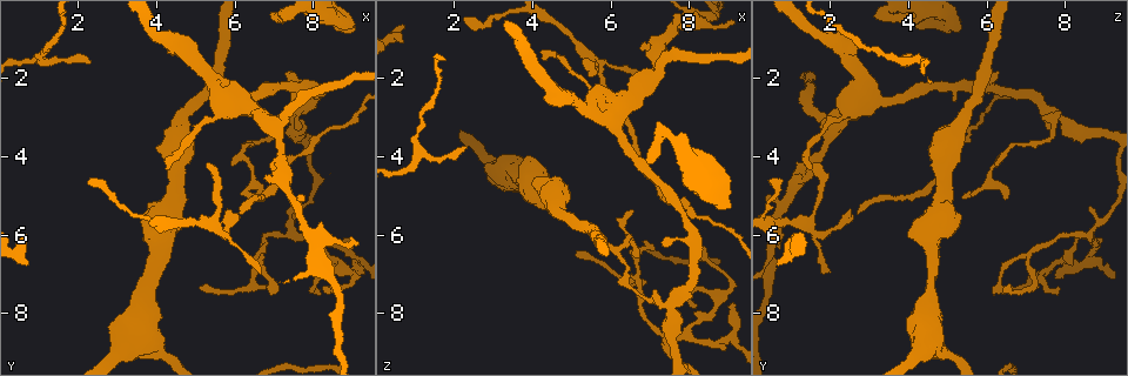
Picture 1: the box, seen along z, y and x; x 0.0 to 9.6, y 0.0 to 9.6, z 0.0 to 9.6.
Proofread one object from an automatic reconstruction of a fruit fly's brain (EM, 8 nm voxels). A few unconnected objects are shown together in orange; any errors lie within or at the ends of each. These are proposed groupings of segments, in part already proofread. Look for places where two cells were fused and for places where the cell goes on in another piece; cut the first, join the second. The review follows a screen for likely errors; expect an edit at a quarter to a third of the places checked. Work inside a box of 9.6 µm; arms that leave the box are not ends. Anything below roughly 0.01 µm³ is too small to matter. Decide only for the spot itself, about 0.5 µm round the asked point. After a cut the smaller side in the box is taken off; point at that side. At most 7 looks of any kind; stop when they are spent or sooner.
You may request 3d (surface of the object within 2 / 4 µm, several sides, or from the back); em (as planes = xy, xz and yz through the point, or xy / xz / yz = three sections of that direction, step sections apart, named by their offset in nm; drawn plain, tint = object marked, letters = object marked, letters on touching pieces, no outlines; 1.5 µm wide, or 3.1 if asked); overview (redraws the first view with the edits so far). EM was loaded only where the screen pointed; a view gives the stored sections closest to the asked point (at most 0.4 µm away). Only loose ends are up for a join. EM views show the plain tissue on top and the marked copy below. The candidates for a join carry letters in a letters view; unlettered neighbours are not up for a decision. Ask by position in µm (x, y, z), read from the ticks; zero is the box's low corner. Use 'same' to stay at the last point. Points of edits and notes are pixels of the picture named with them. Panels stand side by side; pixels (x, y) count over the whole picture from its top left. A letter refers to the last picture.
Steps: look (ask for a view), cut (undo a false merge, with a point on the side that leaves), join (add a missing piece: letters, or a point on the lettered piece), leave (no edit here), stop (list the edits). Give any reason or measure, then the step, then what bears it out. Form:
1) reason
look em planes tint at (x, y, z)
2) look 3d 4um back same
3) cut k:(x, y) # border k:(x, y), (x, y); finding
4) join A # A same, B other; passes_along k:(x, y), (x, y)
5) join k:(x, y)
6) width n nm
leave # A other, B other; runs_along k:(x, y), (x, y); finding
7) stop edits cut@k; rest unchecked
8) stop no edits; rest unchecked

branch point
look em yz step 8 tint at (6.70, 6.35, 7.15)

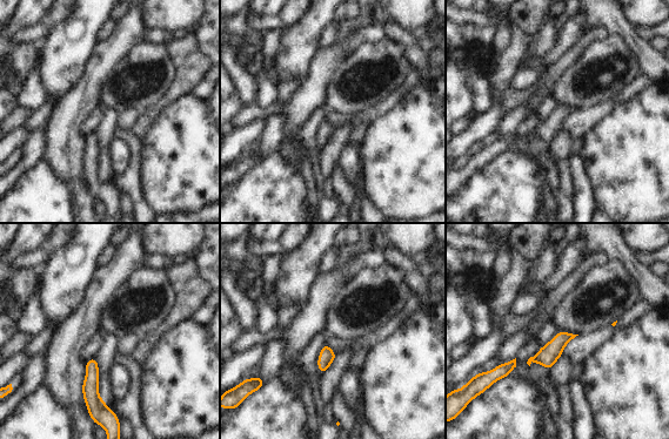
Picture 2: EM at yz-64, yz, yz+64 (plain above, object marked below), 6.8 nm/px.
look em planes letters same

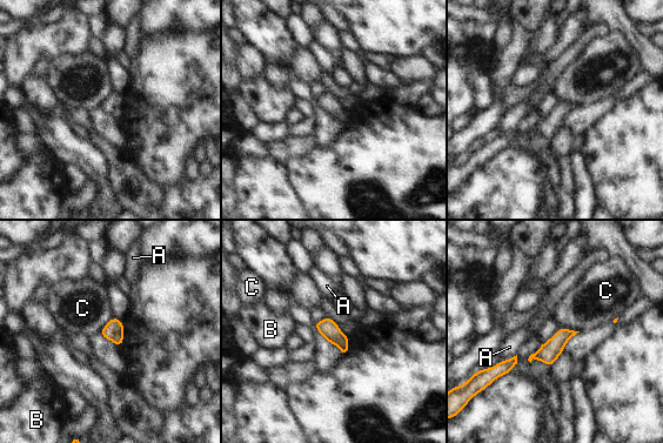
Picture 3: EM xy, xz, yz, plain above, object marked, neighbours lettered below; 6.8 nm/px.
width 120 nm
leave # A other, B other, C other; border 3:(560, 327), (578, 331); continuous, no second cell

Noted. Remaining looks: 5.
thin end
look 3d 4um at (2.35, 1.65, 3.80)

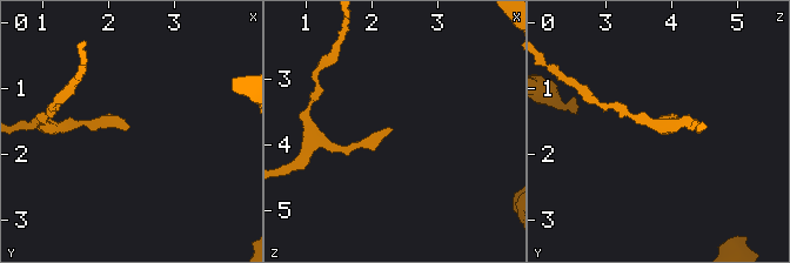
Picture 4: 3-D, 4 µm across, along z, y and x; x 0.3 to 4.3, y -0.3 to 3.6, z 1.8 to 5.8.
look em planes letters at (2.30, 1.60, 3.75)

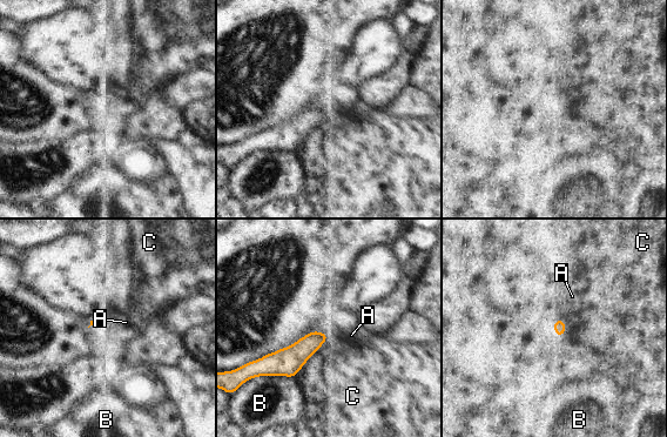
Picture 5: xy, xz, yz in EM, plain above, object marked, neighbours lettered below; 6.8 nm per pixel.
leave # A other, B other, C other; none of them fits

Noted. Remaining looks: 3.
free end
look em yz step 4 letters at (0.65, 5.95, 1.05)

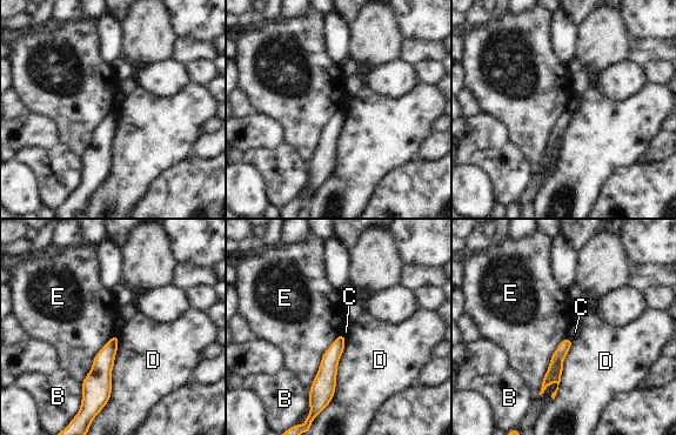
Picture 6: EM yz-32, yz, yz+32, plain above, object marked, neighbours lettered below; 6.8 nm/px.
longest_contact D 550 nm
leave # B other, C other, D other, E other; no lettered piece goes on from it

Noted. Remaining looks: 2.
stop no edits; rest unchecked

